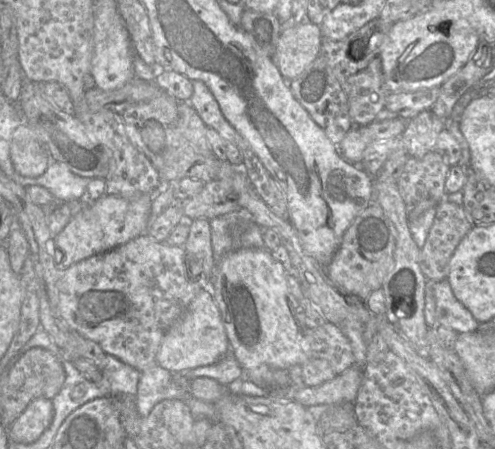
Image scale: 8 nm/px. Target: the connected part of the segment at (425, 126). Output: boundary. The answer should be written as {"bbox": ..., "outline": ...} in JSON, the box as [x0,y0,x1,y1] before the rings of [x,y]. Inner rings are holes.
{"bbox":[401,109,446,159],"outline":[[[430,109],[407,120],[401,134],[404,148],[409,157],[417,159],[434,149],[439,134],[446,127],[446,119],[437,117]]]}

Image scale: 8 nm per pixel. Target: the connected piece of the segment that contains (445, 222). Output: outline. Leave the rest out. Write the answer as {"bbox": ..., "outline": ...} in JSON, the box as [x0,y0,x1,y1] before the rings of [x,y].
{"bbox":[419,199,473,280],"outline":[[[446,199],[439,201],[433,224],[419,253],[420,268],[428,280],[447,279],[451,256],[473,226],[462,205]]]}

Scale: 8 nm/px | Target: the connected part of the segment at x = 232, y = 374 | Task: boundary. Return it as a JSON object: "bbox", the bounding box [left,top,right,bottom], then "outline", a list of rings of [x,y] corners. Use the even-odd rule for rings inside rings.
{"bbox":[184,352,244,386],"outline":[[[229,352],[216,363],[191,369],[185,372],[184,375],[188,380],[206,377],[218,381],[223,386],[228,386],[236,379],[243,377],[244,373],[244,369]]]}

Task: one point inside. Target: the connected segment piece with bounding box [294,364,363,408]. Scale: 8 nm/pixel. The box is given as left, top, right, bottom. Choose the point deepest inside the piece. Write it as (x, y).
(343, 388)

